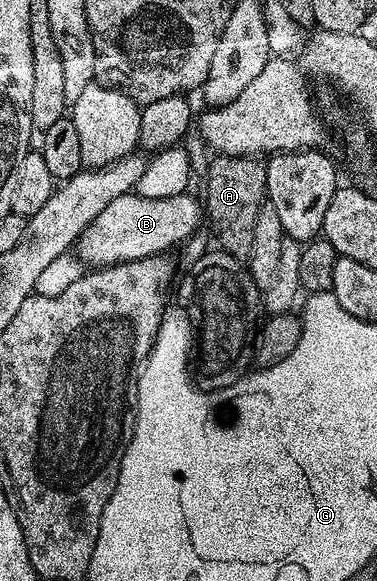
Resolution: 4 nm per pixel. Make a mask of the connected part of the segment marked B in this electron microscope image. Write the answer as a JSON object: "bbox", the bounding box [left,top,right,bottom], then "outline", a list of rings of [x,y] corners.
{"bbox":[75,193,203,269],"outline":[[[136,193],[115,197],[113,201],[89,225],[75,244],[76,254],[82,264],[93,269],[114,267],[116,263],[130,263],[136,259],[146,259],[152,255],[164,256],[172,247],[180,245],[184,239],[189,239],[197,231],[197,226],[203,223],[203,207],[200,202],[192,199],[192,194],[172,195],[148,199]]]}

